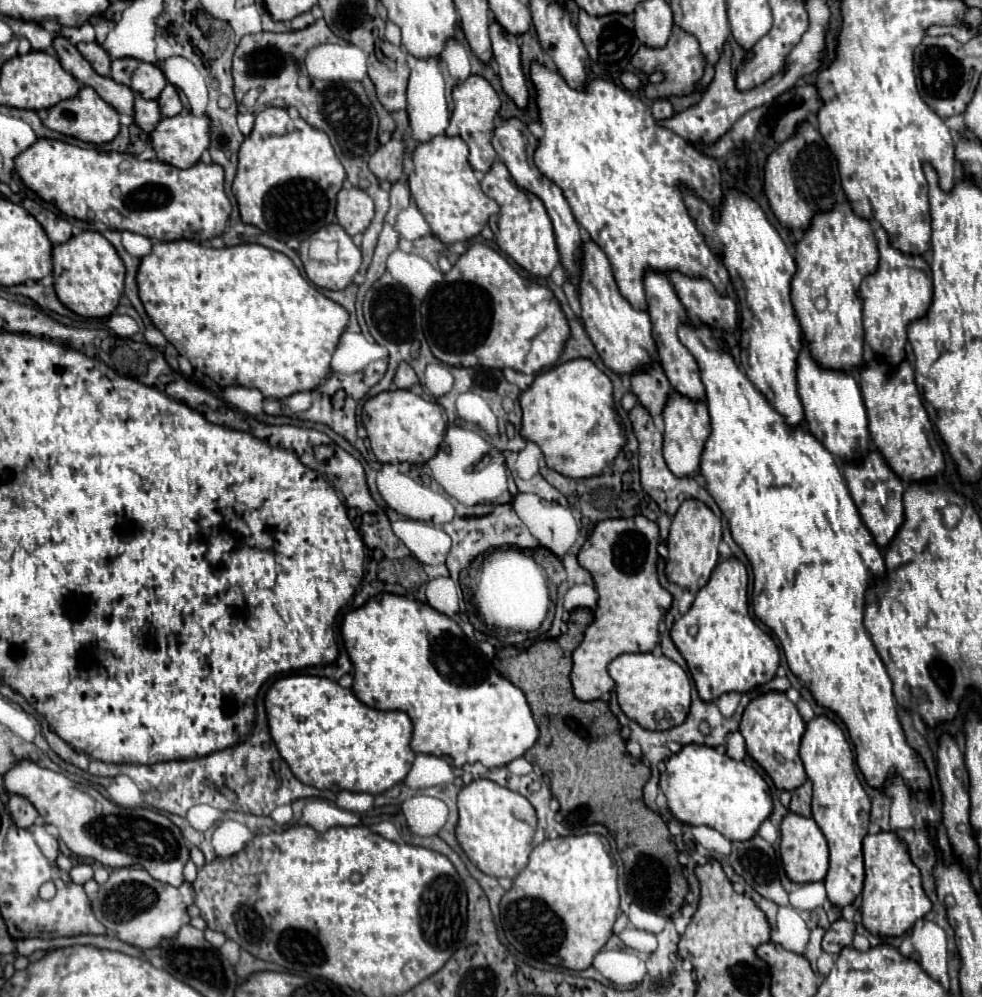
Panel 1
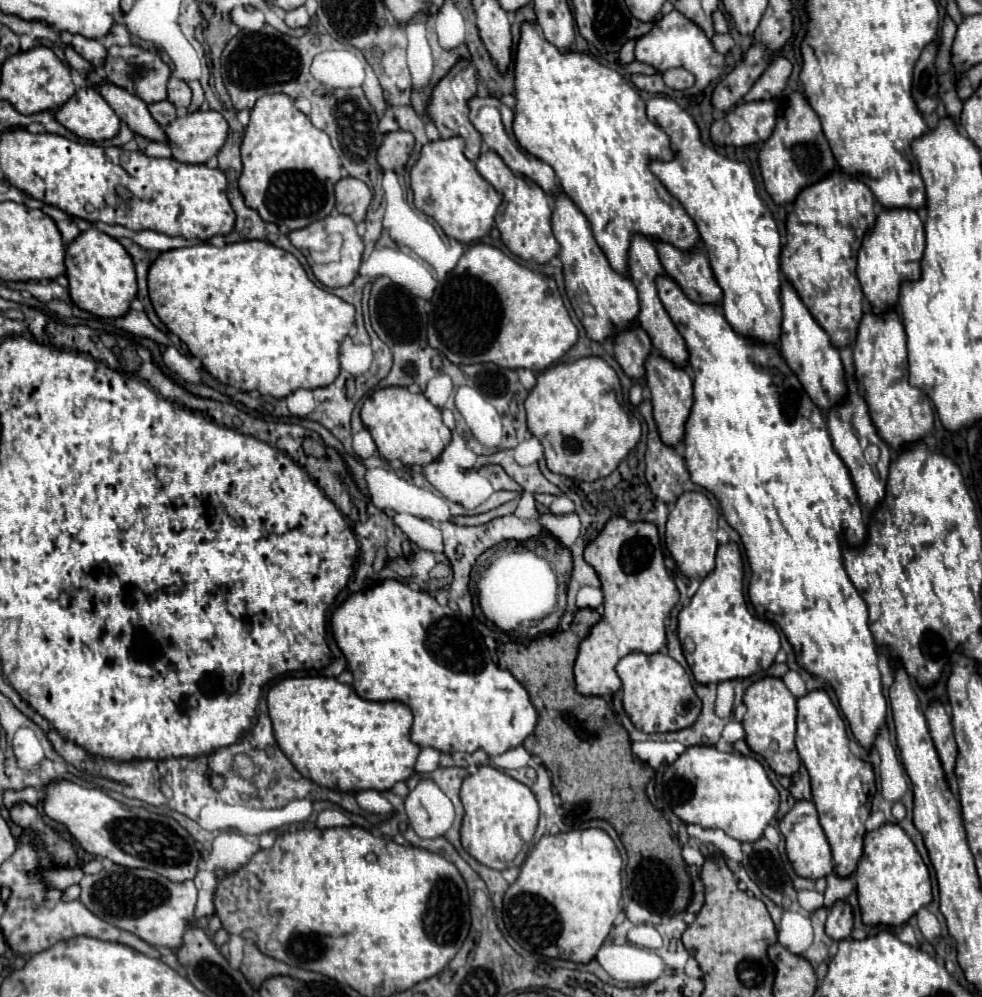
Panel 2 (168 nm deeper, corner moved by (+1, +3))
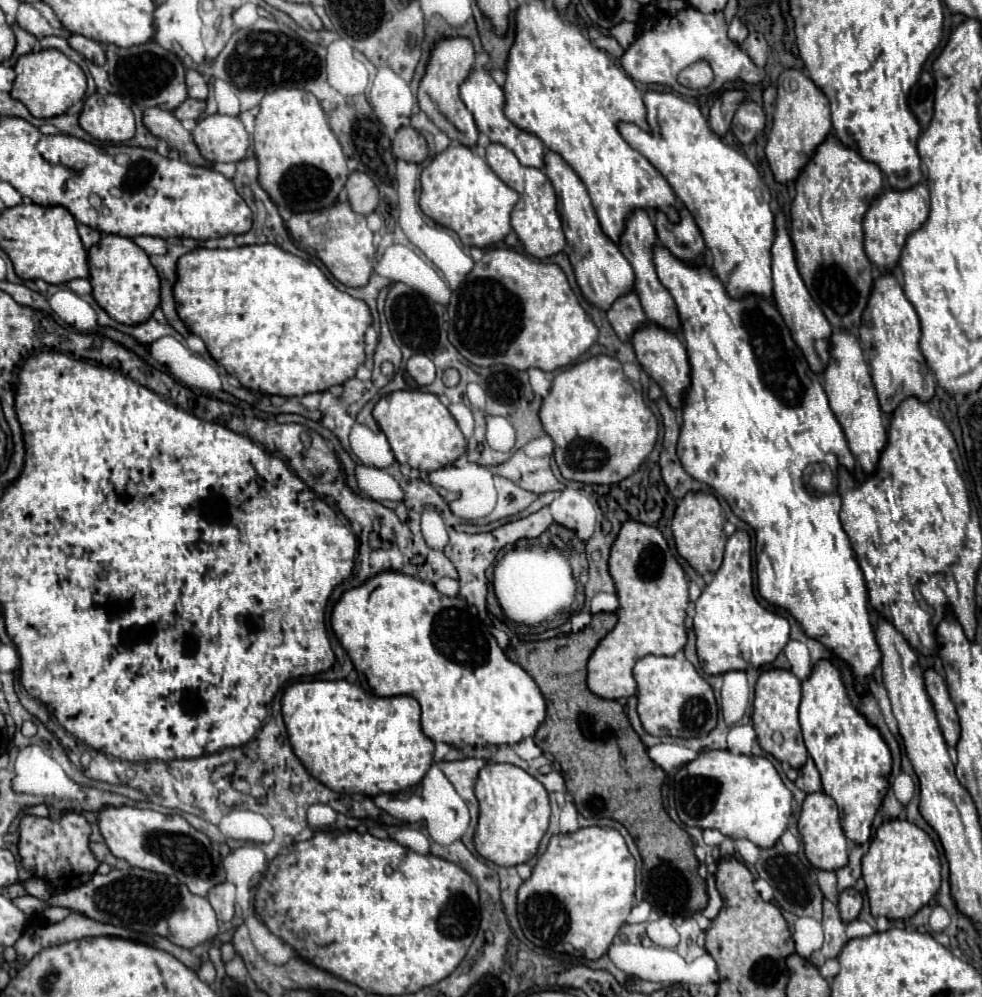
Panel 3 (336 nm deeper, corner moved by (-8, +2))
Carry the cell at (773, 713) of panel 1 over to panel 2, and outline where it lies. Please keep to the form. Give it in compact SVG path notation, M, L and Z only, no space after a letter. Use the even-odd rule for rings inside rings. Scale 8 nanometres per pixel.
M760 678L752 682L744 692L744 704L746 704L746 716L742 720L746 730L746 744L764 756L768 766L782 776L792 776L800 768L800 756L794 746L794 734L796 734L796 696L786 688L786 684L780 678Z

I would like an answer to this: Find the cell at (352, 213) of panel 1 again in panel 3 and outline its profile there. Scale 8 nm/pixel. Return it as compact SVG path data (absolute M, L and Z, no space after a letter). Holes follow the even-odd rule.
M355 171L355 173L349 175L345 189L347 189L351 209L355 209L357 213L363 213L363 215L369 215L369 213L375 211L375 207L377 207L377 187L375 187L371 177Z

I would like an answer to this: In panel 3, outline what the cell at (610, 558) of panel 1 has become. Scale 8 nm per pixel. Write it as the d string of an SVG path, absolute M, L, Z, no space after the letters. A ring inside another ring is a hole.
M625 521L617 539L611 545L609 573L617 587L619 609L617 625L589 657L587 685L603 699L621 699L635 693L631 675L633 663L645 655L675 655L687 643L685 609L689 603L689 583L681 565L671 555L671 549L657 527L639 521Z

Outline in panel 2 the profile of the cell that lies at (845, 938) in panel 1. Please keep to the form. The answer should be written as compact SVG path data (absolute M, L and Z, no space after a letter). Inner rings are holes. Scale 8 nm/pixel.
M836 900L826 920L826 934L834 940L850 938L852 932L852 906L846 900Z

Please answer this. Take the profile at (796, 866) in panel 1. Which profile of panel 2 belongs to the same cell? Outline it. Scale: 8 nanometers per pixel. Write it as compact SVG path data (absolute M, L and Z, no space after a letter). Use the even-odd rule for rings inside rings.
M798 800L792 810L782 818L780 830L786 838L786 852L788 858L796 870L798 876L802 878L822 878L828 876L834 870L834 860L830 852L830 844L826 840L826 834L818 822L818 812L812 800Z

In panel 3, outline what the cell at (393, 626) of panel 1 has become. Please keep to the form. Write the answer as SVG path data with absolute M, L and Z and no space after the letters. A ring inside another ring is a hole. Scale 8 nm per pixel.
M385 571L379 573L375 577L371 577L367 583L363 583L361 587L349 589L341 595L339 603L333 607L331 613L331 627L339 639L339 643L343 645L343 649L349 653L357 673L359 673L359 685L365 687L365 691L377 695L377 697L391 697L391 695L411 695L413 699L419 701L421 705L421 729L423 733L431 739L431 741L441 741L447 745L453 745L457 749L471 745L471 747L485 747L485 745L515 745L521 739L533 737L537 727L543 723L545 719L545 701L543 695L539 691L539 687L535 685L533 677L529 673L525 673L517 663L509 661L505 657L505 653L497 647L495 637L485 629L485 625L477 619L477 615L469 613L469 607L465 603L465 599L461 597L445 597L441 595L431 583L425 583L417 577L409 577L403 573L395 573L395 571Z

